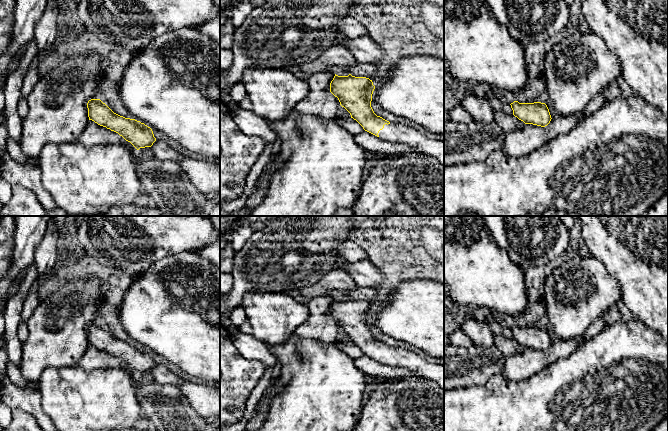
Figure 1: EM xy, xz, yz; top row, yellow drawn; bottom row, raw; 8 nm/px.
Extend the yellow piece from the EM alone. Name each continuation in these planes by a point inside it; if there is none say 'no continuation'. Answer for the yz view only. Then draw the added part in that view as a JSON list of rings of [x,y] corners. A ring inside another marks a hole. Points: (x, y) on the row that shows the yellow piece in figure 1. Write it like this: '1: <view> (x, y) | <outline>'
no continuation

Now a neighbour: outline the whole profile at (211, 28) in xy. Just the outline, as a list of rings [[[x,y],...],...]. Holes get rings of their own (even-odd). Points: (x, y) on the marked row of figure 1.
[[[220,14],[217,17],[204,22],[199,27],[199,31],[211,37],[220,44]]]

